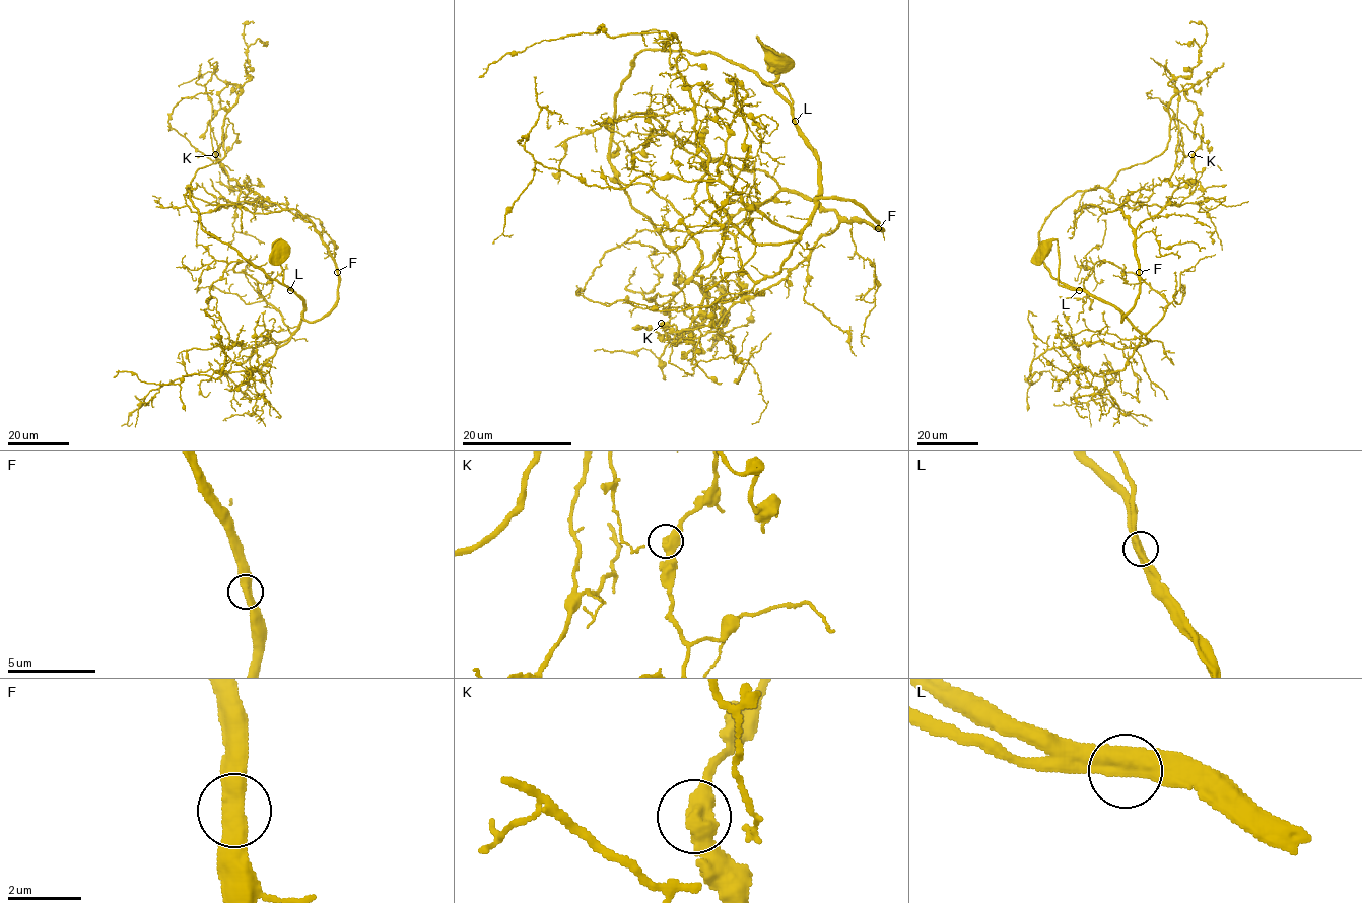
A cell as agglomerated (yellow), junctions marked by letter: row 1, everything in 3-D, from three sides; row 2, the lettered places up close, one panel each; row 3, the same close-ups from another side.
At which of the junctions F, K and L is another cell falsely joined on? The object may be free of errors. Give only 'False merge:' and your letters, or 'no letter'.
False merge: no letter

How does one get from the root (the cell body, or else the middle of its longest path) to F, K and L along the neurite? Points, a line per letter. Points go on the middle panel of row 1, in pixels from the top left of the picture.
F: (780, 58), (764, 84), (792, 100), (817, 160), (817, 198), (854, 199), (878, 228)
K: (780, 58), (764, 84), (789, 100), (712, 52), (633, 59), (611, 170), (702, 257), (700, 314), (661, 323)
L: (780, 58), (780, 70), (776, 78), (764, 84), (785, 86), (792, 100), (794, 121)

